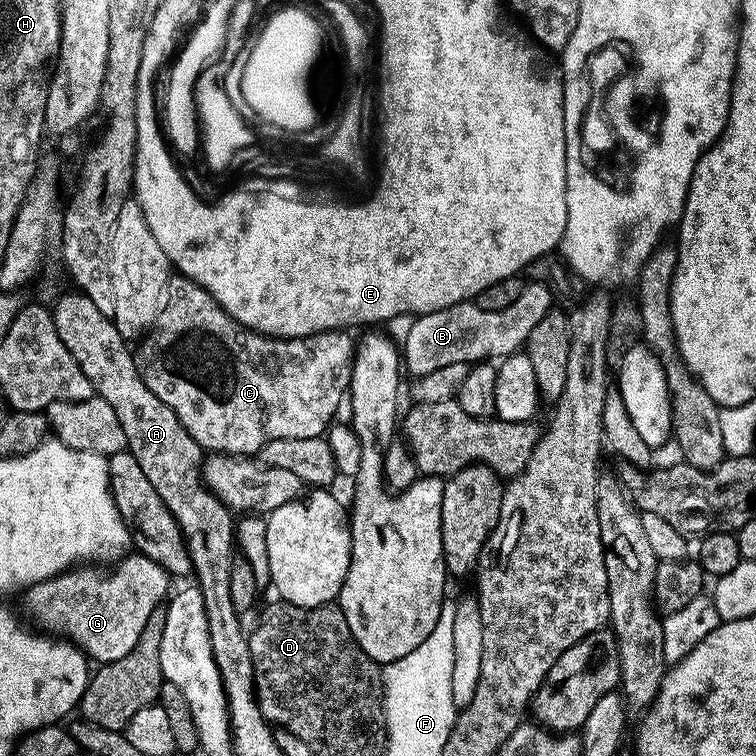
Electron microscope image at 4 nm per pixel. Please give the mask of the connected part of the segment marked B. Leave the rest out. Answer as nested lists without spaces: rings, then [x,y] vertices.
[[[535,282],[525,283],[522,294],[515,300],[514,306],[506,306],[506,310],[478,310],[474,302],[455,304],[446,310],[426,312],[423,316],[413,319],[410,334],[402,343],[402,364],[405,369],[413,372],[413,377],[419,378],[438,370],[442,366],[454,366],[455,364],[473,365],[477,362],[488,362],[493,358],[503,358],[521,351],[527,345],[530,330],[546,318],[546,314],[553,311],[554,293],[551,288]]]

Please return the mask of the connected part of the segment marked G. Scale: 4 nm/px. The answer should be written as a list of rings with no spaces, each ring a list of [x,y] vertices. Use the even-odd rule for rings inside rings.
[[[125,555],[113,568],[116,569],[104,577],[80,572],[84,570],[69,570],[23,593],[24,608],[40,627],[37,629],[75,644],[97,665],[126,658],[126,654],[134,650],[134,642],[142,638],[150,614],[165,603],[170,592],[170,574],[148,556]]]

